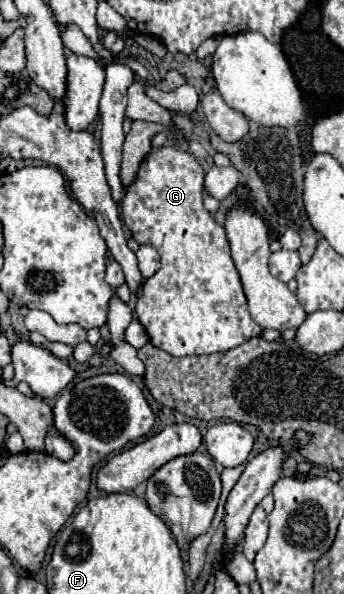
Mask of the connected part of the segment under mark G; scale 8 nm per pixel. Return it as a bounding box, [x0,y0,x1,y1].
[120,147,262,357]

